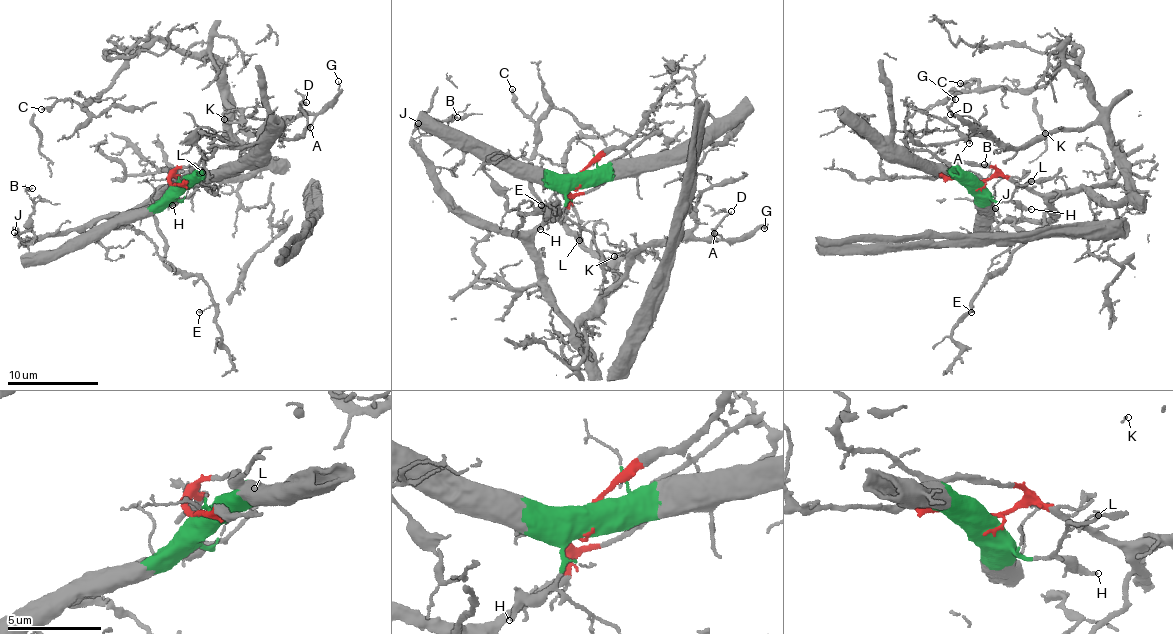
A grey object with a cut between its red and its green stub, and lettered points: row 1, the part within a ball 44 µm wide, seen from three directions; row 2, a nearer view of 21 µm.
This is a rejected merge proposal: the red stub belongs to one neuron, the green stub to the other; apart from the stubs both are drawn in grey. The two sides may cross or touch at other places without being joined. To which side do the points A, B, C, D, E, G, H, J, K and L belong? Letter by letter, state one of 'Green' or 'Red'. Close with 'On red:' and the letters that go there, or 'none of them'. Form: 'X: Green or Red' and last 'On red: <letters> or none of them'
A: Red
B: Green
C: Red
D: Red
E: Red
G: Red
H: Green
J: Green
K: Red
L: Green
On red: A, C, D, E, G, K

